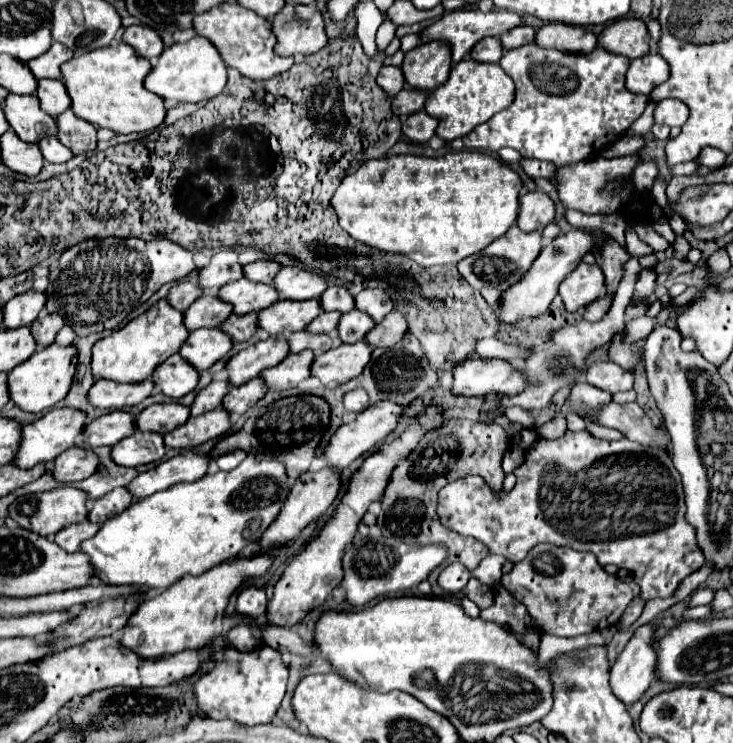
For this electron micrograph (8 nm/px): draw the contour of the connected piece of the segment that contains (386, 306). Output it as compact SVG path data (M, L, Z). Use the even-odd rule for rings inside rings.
M362 289L354 297L354 303L356 303L358 311L368 313L376 323L380 323L394 309L394 305L384 289Z

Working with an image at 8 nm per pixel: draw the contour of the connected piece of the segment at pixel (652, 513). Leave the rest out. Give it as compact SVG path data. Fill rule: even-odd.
M566 431L564 437L546 441L538 439L526 453L524 463L516 469L516 487L510 493L494 495L482 477L462 477L440 489L438 515L446 527L460 535L472 535L482 541L490 553L502 555L512 563L522 561L538 543L568 545L576 551L590 551L600 565L618 565L630 571L640 587L638 599L672 597L678 585L704 563L696 543L696 531L686 523L684 491L672 459L662 449L646 449L628 439L596 441L588 431Z

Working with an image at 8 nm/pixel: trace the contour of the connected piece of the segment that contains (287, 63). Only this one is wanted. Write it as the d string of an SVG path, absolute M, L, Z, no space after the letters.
M226 1L224 5L216 5L210 11L196 15L192 19L192 29L212 41L228 67L238 69L250 79L270 79L278 73L288 71L294 63L292 57L278 57L274 53L276 37L272 33L272 23L264 17L256 17L256 13L240 7L238 3Z

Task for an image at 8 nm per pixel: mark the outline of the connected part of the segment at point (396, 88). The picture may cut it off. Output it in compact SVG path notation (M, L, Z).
M382 67L376 83L380 85L380 89L384 93L388 93L390 97L394 97L396 93L400 93L404 89L404 77L402 77L402 69L400 67Z

